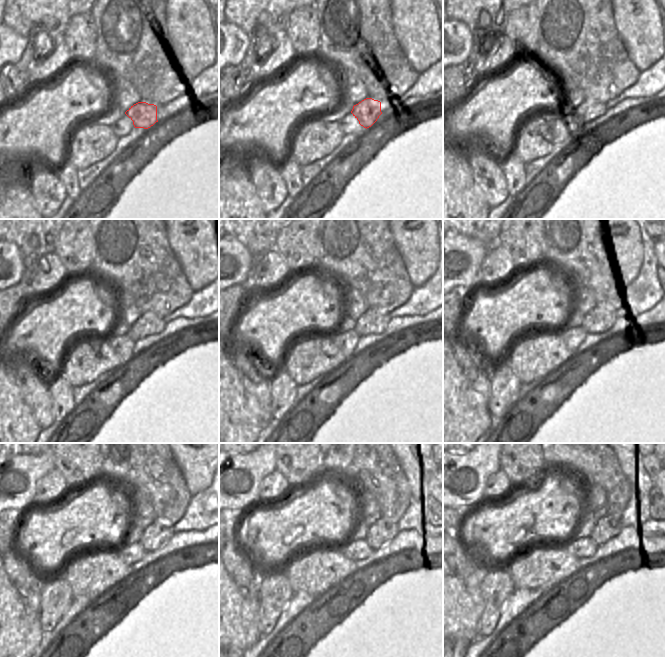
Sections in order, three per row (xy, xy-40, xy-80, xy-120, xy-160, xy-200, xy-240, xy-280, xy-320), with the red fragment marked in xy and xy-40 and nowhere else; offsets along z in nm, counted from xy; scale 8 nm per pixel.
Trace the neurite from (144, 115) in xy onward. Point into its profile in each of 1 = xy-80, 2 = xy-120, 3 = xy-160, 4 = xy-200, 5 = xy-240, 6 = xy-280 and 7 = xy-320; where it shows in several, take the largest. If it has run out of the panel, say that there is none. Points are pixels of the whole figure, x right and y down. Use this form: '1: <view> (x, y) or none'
1: xy-80 (588, 110)
2: xy-120 (148, 324)
3: xy-160 (373, 321)
4: xy-200 (602, 317)
5: xy-240 (157, 534)
6: xy-280 (383, 531)
7: xy-320 (608, 527)

